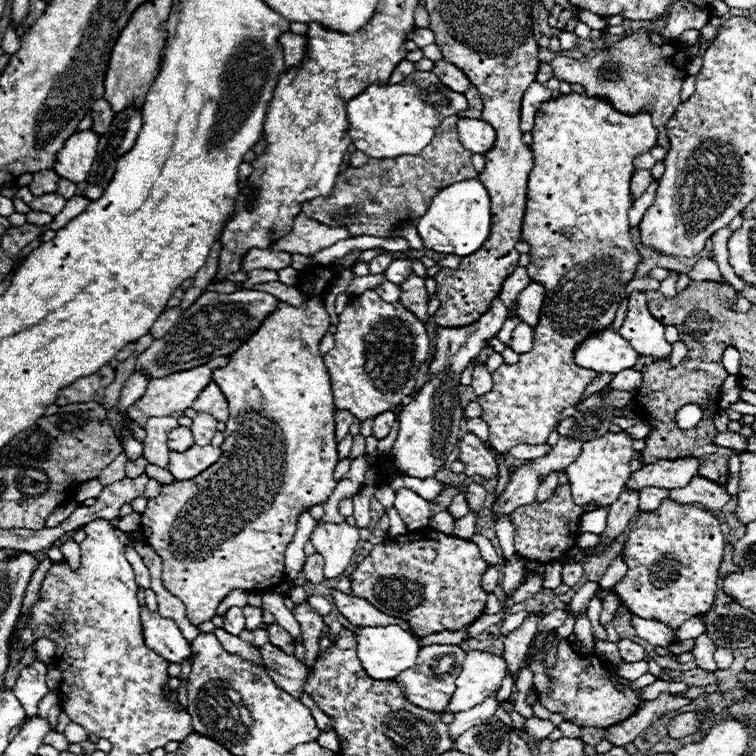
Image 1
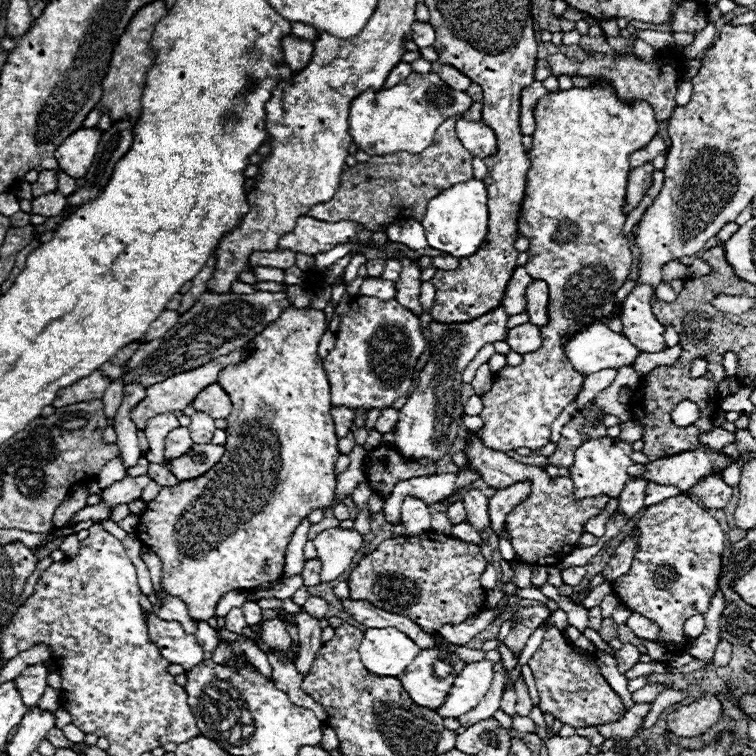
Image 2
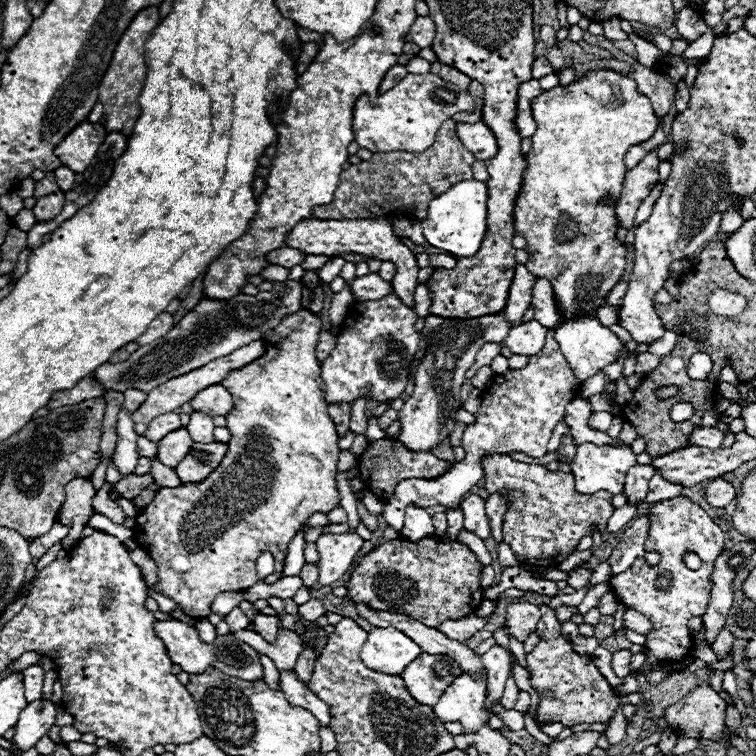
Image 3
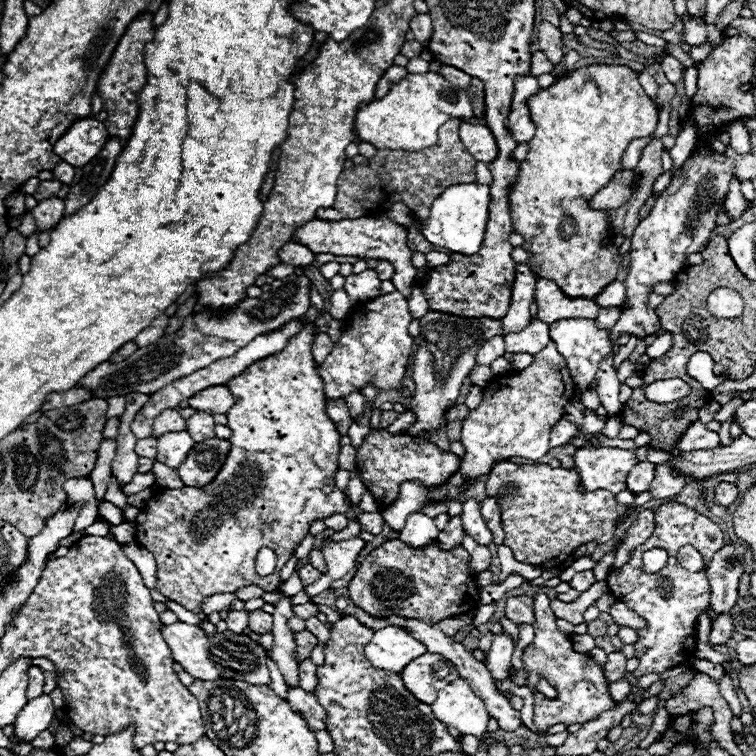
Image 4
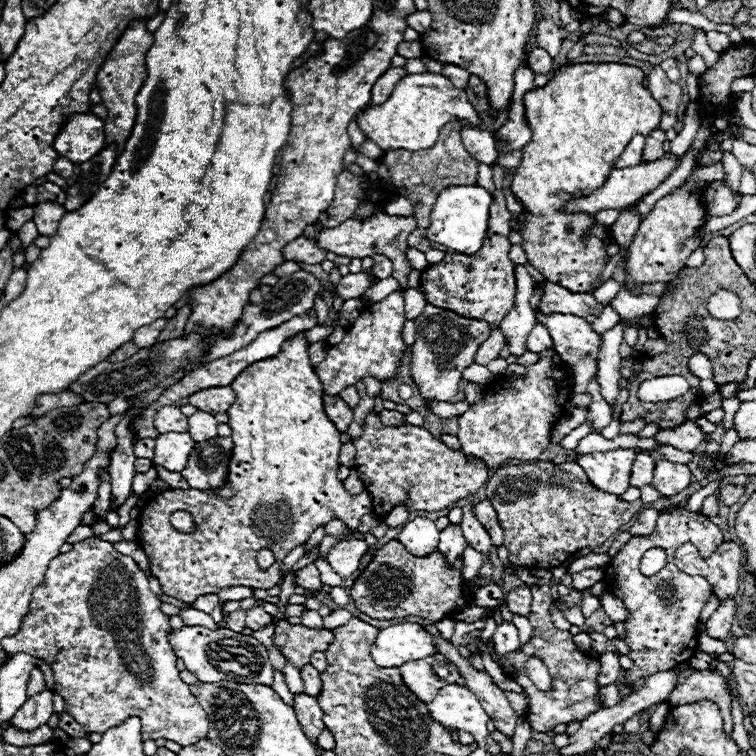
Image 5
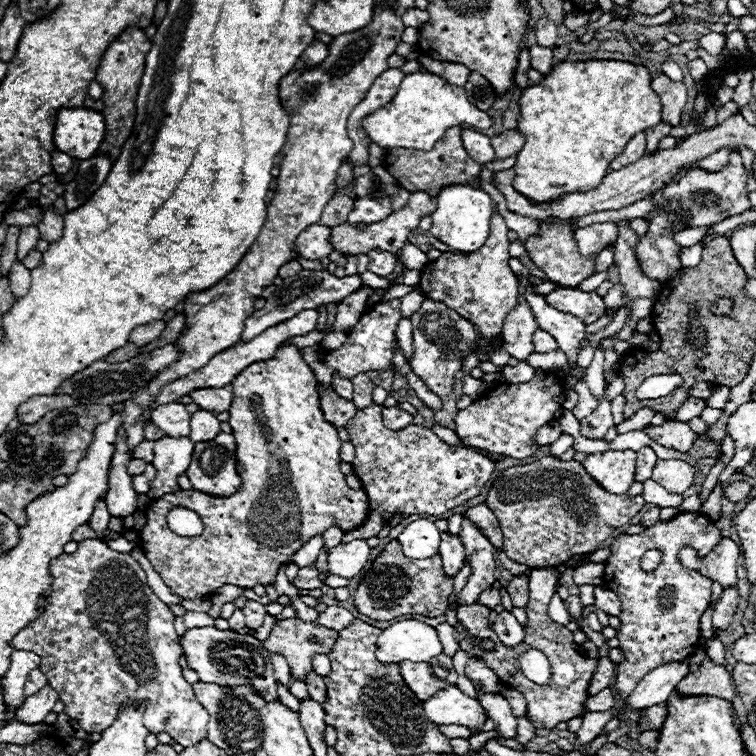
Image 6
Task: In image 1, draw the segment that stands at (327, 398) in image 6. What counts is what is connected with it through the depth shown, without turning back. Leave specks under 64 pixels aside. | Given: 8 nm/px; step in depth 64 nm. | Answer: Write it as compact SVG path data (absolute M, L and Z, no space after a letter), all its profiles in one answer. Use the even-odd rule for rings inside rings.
M336 410L334 420L336 420L336 440L340 442L344 436L348 436L348 432L350 432L350 424L354 422L354 416L352 416L352 412Z

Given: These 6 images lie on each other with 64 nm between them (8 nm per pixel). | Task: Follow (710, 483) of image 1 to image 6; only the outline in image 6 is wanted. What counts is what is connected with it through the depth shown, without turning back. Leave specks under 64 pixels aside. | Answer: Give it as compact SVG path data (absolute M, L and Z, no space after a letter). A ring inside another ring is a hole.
M738 480L738 482L734 482L734 484L730 484L730 486L724 488L724 496L726 496L730 502L740 502L740 500L744 500L750 492L752 492L752 486L750 486L748 482L744 482L744 480Z

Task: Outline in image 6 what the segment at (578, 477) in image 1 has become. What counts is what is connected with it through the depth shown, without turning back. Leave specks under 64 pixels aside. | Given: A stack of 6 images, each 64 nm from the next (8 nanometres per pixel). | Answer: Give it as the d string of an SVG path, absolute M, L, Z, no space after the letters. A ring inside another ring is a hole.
M608 450L590 454L584 462L586 472L608 492L626 494L636 476L634 450Z

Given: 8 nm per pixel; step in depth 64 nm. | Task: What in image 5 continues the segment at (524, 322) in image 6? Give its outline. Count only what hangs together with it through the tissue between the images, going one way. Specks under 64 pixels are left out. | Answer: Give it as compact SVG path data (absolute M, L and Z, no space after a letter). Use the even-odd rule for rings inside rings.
M516 266L516 300L514 308L504 316L500 332L506 338L512 356L522 356L526 352L526 338L536 326L536 316L530 306L530 296L534 292L534 280L524 266Z

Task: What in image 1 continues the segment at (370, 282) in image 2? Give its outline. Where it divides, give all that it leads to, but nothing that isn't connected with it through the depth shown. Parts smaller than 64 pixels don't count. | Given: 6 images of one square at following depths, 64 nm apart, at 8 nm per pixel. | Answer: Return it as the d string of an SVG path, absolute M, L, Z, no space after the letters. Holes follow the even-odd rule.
M384 280L380 286L376 286L374 292L376 292L382 300L386 300L386 302L398 302L398 300L400 300L400 286L398 286L398 284L392 284L392 282L388 282L388 280Z

